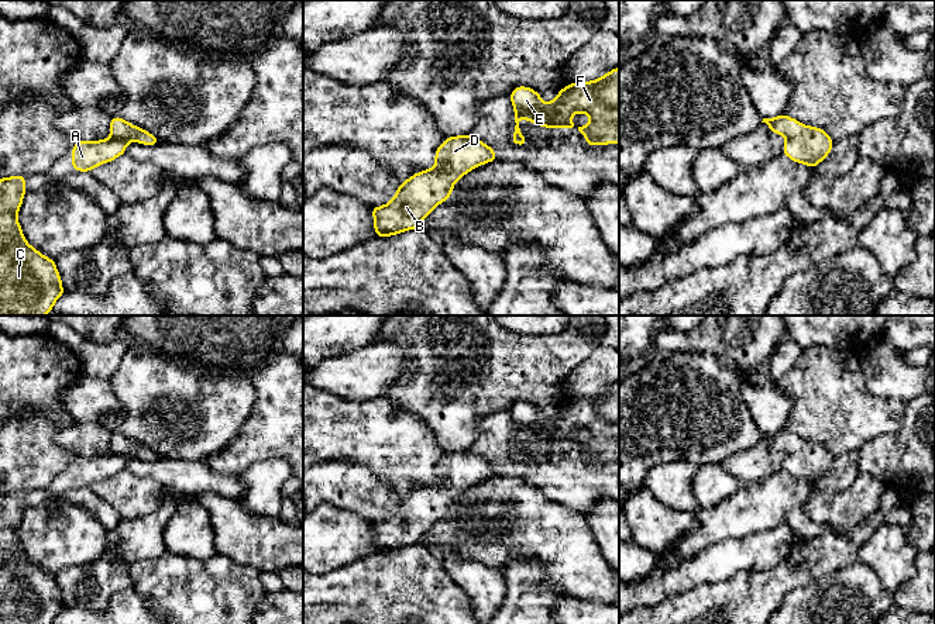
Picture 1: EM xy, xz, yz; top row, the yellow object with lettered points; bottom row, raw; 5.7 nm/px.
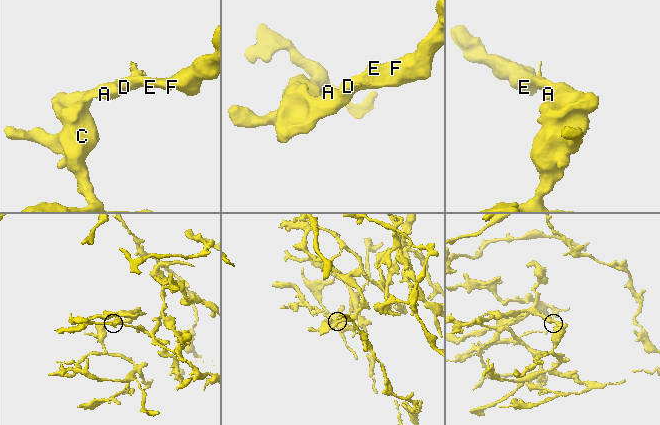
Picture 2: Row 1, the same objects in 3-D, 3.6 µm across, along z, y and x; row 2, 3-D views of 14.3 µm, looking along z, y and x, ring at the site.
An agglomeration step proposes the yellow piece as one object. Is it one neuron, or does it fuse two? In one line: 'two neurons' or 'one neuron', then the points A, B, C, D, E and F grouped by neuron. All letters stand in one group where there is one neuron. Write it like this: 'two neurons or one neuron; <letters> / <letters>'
one neuron; A B C D E F

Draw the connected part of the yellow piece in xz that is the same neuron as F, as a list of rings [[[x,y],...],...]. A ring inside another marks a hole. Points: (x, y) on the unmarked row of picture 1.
[[[619,383],[591,397],[567,400],[547,421],[536,406],[526,401],[515,403],[509,414],[515,424],[515,461],[529,459],[520,449],[522,432],[539,442],[573,444],[585,451],[588,462],[619,458]],[[575,428],[587,430],[591,437],[584,442],[574,441],[571,432]]]

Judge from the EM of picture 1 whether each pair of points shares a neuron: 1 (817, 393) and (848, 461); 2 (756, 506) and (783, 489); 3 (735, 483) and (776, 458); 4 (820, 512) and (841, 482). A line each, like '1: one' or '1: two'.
1: two
2: one
3: two
4: two

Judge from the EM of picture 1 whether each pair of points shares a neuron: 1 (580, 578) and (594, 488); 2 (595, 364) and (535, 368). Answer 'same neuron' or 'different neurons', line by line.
1: different neurons
2: different neurons

